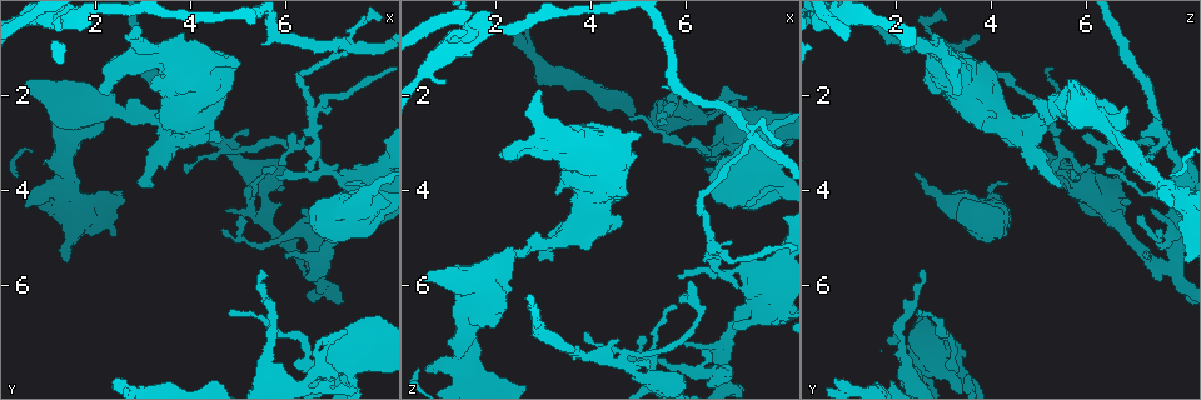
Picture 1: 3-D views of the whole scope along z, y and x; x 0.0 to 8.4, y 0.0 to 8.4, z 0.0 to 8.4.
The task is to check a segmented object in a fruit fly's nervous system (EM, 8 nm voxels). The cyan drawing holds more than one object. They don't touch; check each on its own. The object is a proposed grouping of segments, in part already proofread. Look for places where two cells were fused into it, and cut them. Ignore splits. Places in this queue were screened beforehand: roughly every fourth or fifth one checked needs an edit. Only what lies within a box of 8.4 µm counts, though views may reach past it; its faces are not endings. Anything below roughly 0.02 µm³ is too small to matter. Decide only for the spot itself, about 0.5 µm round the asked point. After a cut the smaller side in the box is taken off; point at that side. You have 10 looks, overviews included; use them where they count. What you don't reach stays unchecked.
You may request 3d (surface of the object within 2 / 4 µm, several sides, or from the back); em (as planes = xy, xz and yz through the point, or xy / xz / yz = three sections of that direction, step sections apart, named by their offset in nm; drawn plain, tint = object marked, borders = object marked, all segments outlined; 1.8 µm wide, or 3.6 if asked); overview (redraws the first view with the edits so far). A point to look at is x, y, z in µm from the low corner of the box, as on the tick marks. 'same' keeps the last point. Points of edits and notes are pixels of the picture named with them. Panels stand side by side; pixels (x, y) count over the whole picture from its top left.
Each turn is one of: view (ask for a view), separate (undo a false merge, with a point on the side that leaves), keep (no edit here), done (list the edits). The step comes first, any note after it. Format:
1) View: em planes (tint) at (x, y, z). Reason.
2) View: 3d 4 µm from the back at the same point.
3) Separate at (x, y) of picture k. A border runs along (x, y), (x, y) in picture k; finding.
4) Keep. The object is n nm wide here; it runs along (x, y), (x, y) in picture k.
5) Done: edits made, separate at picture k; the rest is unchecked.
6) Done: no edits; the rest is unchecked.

View: 3d 4 µm at (1.30, 2.20, 5.85).

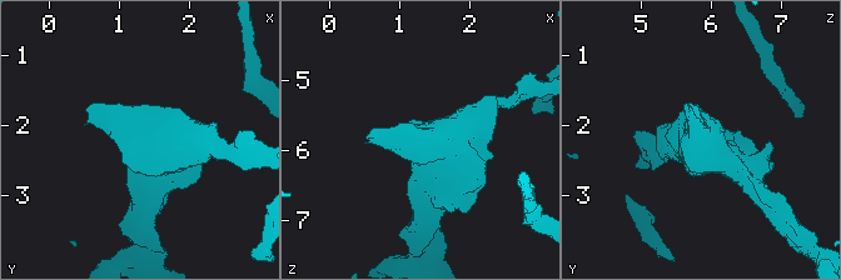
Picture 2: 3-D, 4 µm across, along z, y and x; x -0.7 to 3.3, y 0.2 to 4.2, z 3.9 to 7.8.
View: em 3.6 µm planes (tint) at (1.40, 2.25, 5.85). Now the EM.

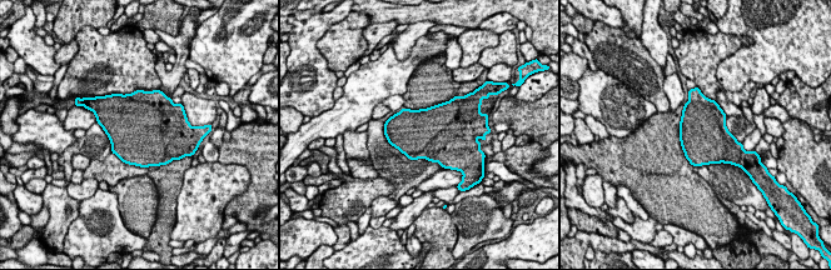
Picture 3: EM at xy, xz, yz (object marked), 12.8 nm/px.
Keep. The object is 650 nm wide here; continuous, no second cell.

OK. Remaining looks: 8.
View: em 3.6 µm planes (borders) at (4.55, 1.35, 3.15). Thick turns thin.

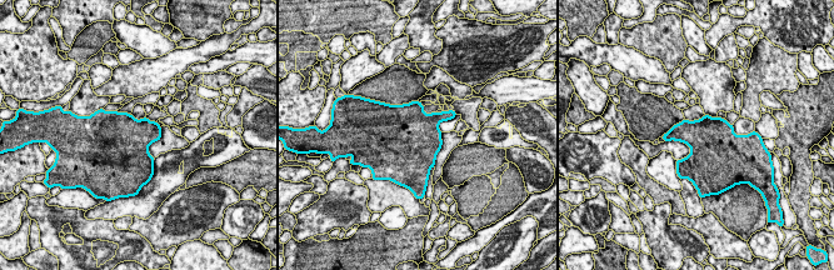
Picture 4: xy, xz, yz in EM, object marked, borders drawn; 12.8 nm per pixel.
Keep. Continuous, no second cell.

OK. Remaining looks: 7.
View: em planes (tint) at (1.30, 3.90, 7.65). Branch point.

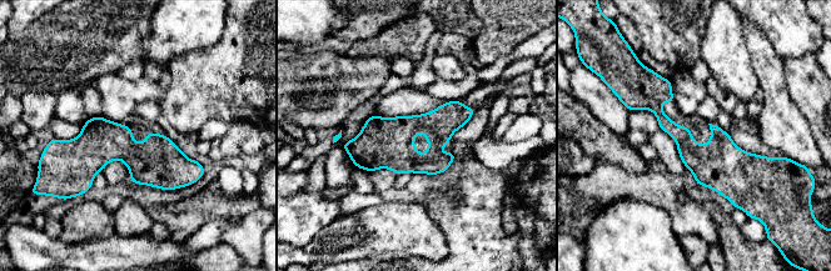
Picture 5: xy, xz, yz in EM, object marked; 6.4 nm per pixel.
Keep. It runs along (631, 105), (650, 104), (706, 162), (769, 161) in picture 5; one cell here.

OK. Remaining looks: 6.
View: em 3.6 µm planes (tint) at (3.75, 2.55, 4.70). Three-way junction.

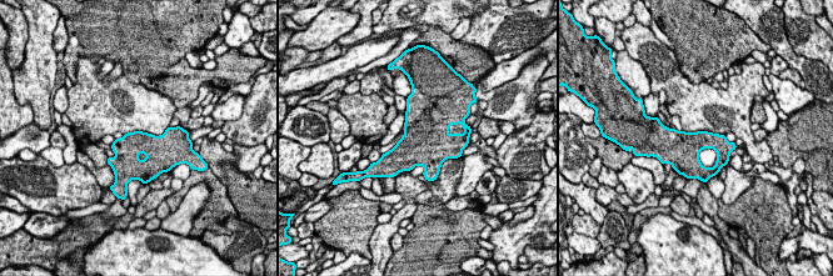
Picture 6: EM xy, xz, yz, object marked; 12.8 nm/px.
Keep. The object is 340 nm wide here; one cell here.

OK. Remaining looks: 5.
Done: no edits; the rest is unchecked.

